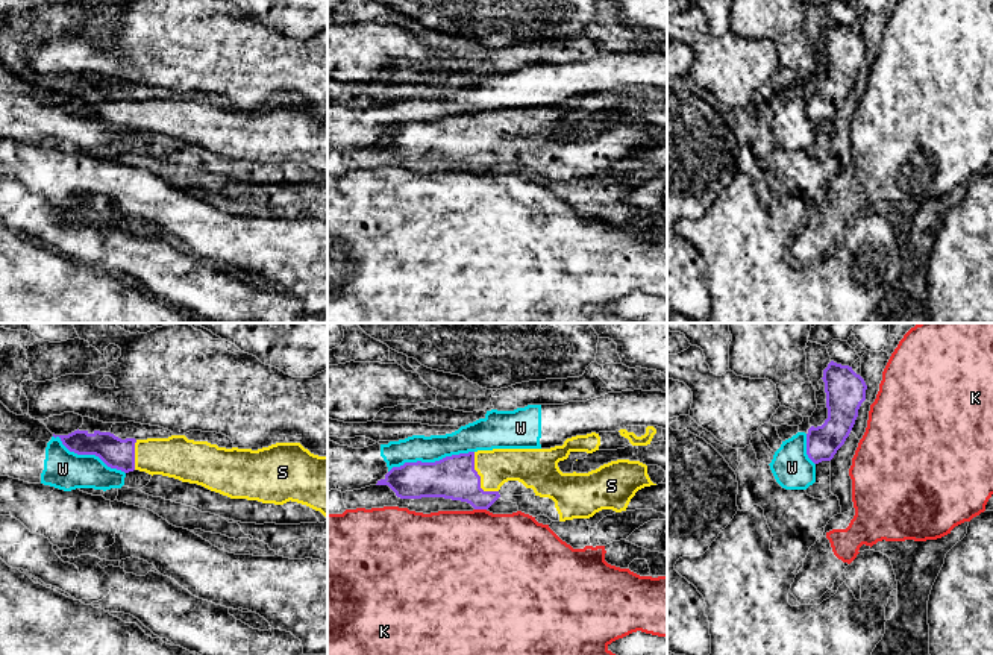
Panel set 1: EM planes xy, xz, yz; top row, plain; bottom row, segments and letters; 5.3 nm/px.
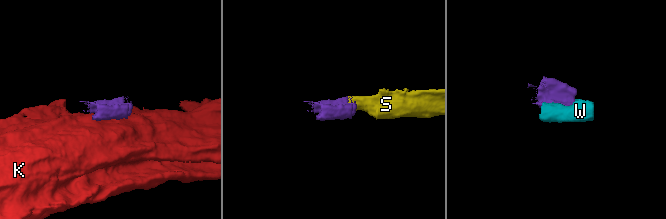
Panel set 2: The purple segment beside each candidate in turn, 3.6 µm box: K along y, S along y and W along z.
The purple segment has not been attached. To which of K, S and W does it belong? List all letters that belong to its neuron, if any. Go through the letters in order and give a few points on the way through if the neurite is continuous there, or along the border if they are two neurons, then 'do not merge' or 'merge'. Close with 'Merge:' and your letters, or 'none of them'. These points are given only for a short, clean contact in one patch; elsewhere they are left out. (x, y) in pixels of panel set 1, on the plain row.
K: do not merge
S: runs through xz (455, 138), (479, 138), (498, 126); merge
W: border along xz (473, 111), (446, 115), (434, 122), (405, 122), (388, 132); do not merge
Merge: S

